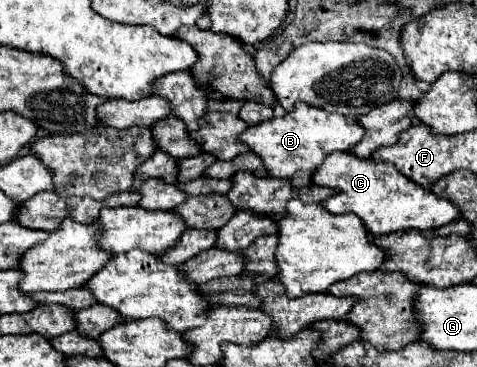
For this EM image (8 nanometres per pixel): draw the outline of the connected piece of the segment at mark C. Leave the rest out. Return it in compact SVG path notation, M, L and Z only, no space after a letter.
M331 153L325 163L313 173L313 183L333 187L339 193L323 201L331 213L355 213L373 235L385 235L405 229L439 229L459 219L459 207L445 197L433 197L431 189L415 185L403 177L387 161L371 161L371 157L355 157L353 153Z

